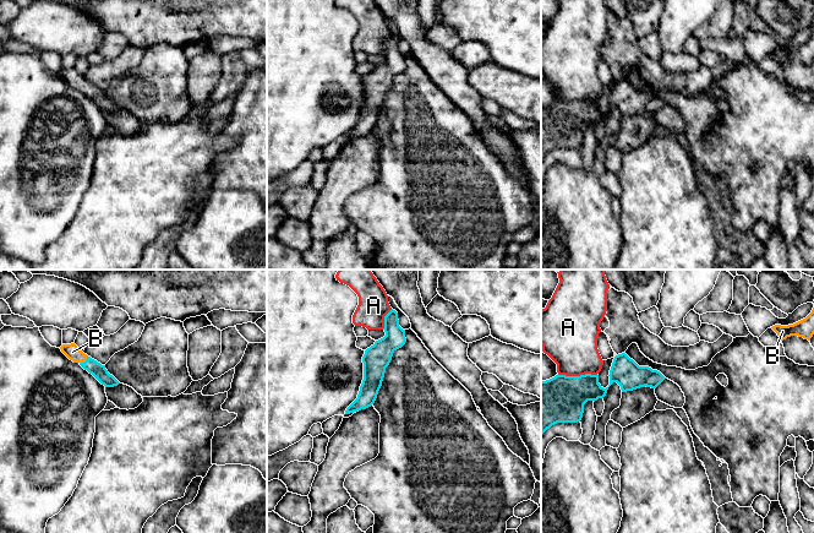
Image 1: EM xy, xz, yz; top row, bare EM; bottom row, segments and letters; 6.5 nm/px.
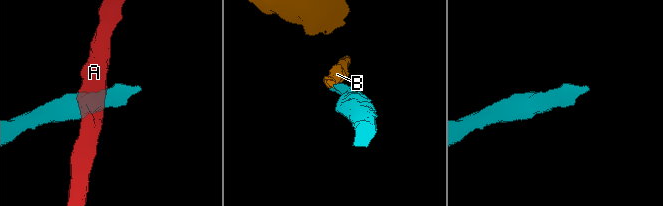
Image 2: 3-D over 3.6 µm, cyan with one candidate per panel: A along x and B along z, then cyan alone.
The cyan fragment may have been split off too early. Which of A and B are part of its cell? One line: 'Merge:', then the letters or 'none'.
Merge: B

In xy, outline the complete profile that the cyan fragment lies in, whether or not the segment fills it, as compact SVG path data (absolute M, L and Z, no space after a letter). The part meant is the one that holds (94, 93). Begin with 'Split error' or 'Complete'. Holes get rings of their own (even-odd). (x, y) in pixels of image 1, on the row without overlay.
Split error. M75 69L62 70L61 77L73 88L78 88L105 113L118 112L120 108L108 98L105 91L84 80Z

